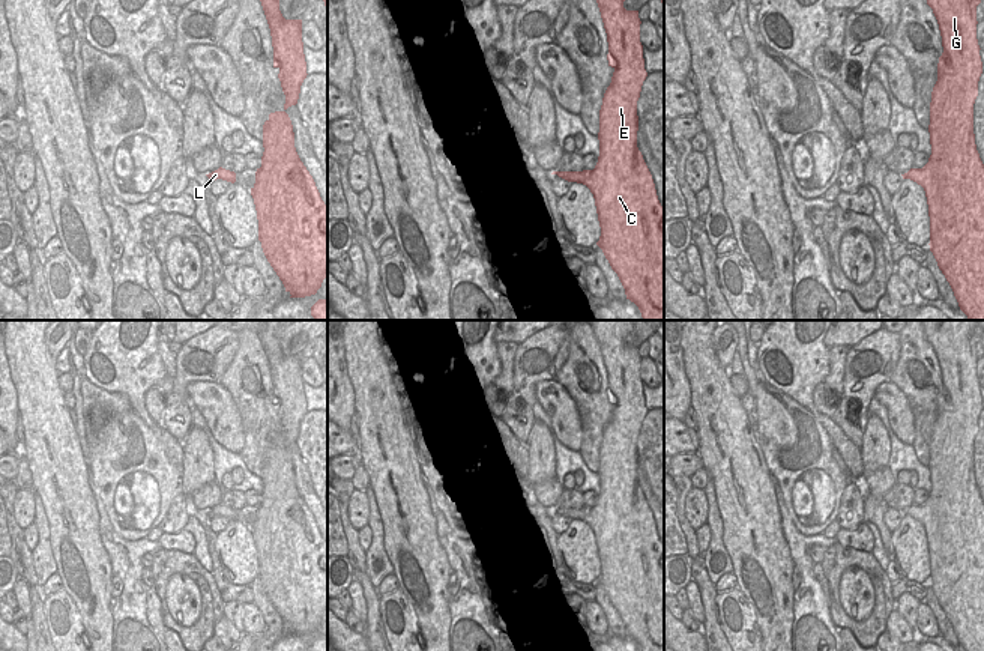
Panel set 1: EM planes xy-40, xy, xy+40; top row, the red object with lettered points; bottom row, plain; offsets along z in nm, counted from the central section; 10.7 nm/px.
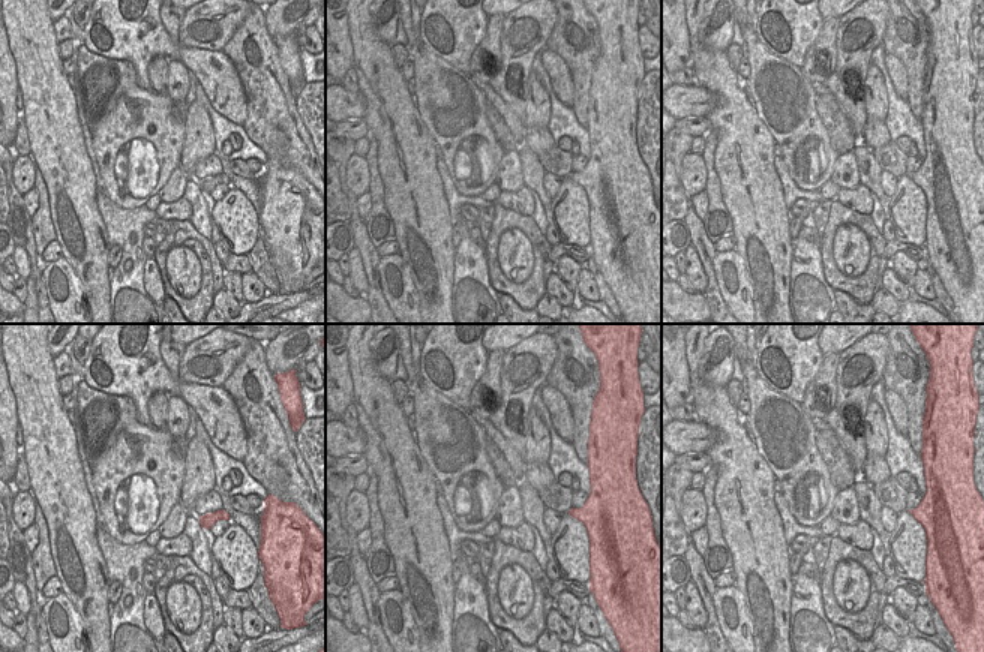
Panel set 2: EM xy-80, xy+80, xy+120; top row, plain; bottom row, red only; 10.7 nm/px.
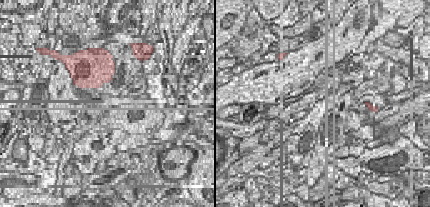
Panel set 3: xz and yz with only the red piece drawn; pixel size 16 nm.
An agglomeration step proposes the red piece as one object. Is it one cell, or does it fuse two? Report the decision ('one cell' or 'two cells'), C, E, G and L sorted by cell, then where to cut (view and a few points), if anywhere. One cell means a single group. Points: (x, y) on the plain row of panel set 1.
one cell; groups C E G L; cut none

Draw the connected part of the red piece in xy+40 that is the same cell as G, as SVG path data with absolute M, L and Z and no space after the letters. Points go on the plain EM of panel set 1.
M921 320L921 323L927 341L937 356L943 389L939 394L937 418L930 439L931 492L922 505L910 505L901 513L916 519L925 528L930 553L930 588L949 619L960 646L964 651L984 651L984 501L976 487L973 471L973 441L982 410L981 385L976 376L976 343L984 329L978 320Z

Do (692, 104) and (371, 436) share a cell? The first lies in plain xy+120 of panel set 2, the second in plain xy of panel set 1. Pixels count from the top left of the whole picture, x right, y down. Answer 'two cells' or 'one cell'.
two cells

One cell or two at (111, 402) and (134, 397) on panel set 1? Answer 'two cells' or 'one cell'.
two cells

